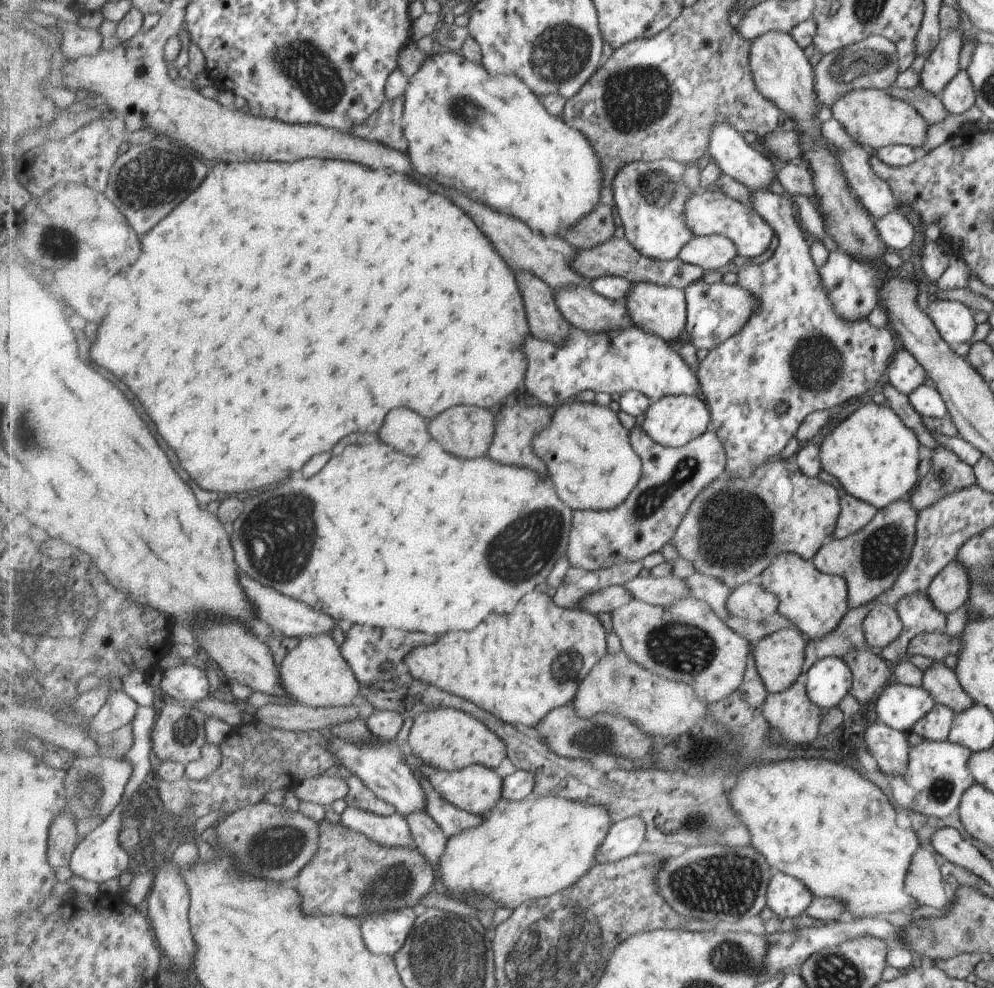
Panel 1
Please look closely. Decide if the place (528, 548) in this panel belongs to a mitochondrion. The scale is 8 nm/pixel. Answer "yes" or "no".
yes

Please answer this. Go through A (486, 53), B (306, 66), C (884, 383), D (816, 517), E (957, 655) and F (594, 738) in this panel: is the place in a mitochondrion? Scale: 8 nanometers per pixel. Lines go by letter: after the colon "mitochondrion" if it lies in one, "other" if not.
A: other
B: mitochondrion
C: other
D: other
E: other
F: mitochondrion

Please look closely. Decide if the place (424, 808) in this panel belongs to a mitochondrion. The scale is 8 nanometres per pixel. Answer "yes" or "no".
no

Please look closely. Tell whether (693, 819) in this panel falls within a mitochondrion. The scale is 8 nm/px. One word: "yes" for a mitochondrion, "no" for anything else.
yes

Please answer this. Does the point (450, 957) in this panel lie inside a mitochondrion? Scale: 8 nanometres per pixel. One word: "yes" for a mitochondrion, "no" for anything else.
yes

